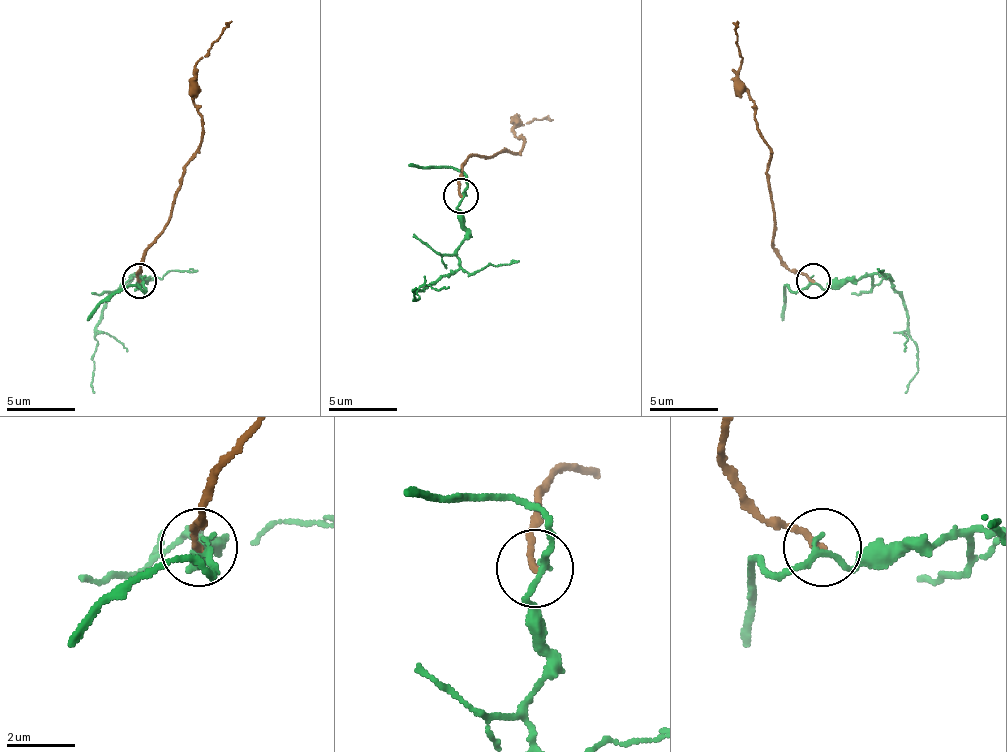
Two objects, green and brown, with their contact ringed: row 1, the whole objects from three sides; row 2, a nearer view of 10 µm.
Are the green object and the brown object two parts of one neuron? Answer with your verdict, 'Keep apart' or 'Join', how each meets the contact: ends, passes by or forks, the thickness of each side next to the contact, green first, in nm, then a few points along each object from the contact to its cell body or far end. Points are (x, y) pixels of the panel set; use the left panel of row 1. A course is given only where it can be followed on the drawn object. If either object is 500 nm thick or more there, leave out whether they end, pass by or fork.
Keep apart. At the ring green passes by. At the ring brown ends. Thickness 160 nm (green) against 180 nm. Course of green: (140, 281), (136, 285), (143, 281), (136, 275), (105, 306), (95, 337), (91, 378), (95, 392). Course of brown: (140, 281), (140, 261), (171, 213), (181, 168), (202, 140), (191, 99), (195, 64), (233, 20)

